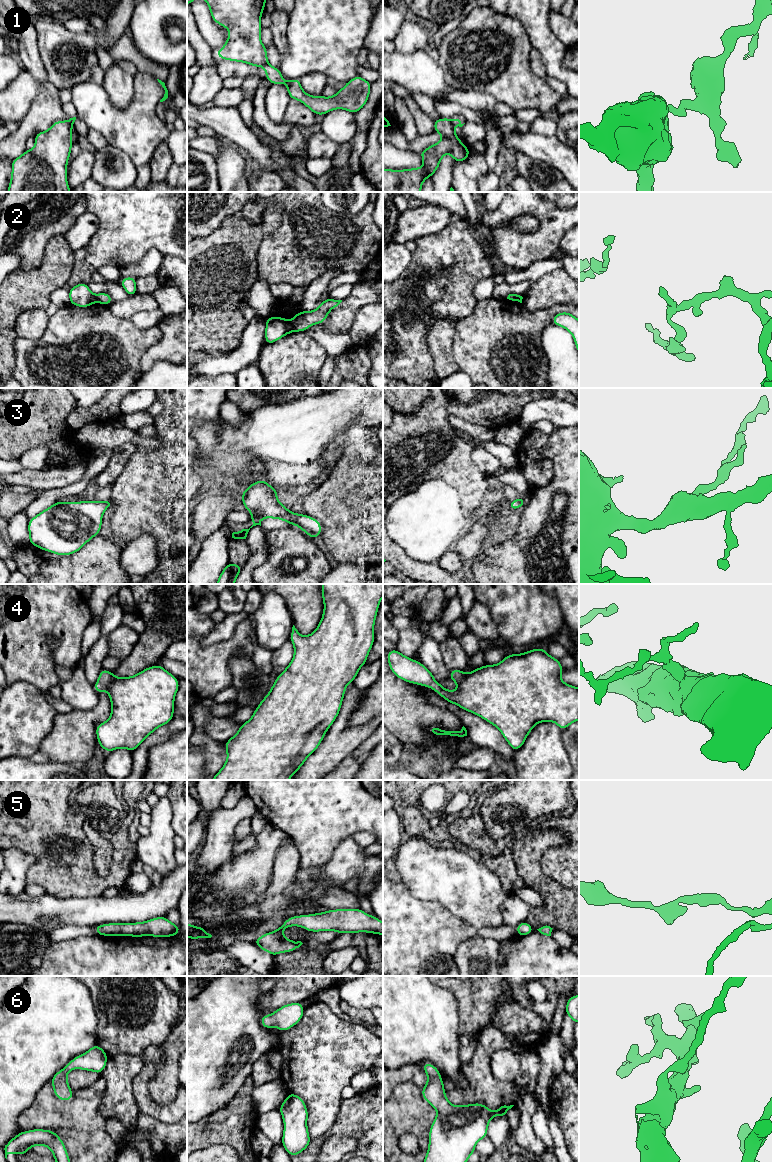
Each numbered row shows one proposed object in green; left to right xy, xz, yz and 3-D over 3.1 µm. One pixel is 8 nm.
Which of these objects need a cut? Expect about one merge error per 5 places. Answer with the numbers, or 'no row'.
1, 2

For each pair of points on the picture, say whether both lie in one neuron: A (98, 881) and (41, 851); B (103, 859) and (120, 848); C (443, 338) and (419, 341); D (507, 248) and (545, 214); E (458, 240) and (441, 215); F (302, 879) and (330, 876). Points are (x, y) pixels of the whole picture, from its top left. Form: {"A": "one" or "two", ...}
{"A": "one", "B": "two", "C": "two", "D": "one", "E": "two", "F": "one"}

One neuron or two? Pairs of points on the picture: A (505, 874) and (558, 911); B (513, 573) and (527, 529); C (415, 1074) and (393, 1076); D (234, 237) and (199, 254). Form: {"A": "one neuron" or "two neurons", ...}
{"A": "two neurons", "B": "one neuron", "C": "one neuron", "D": "one neuron"}

